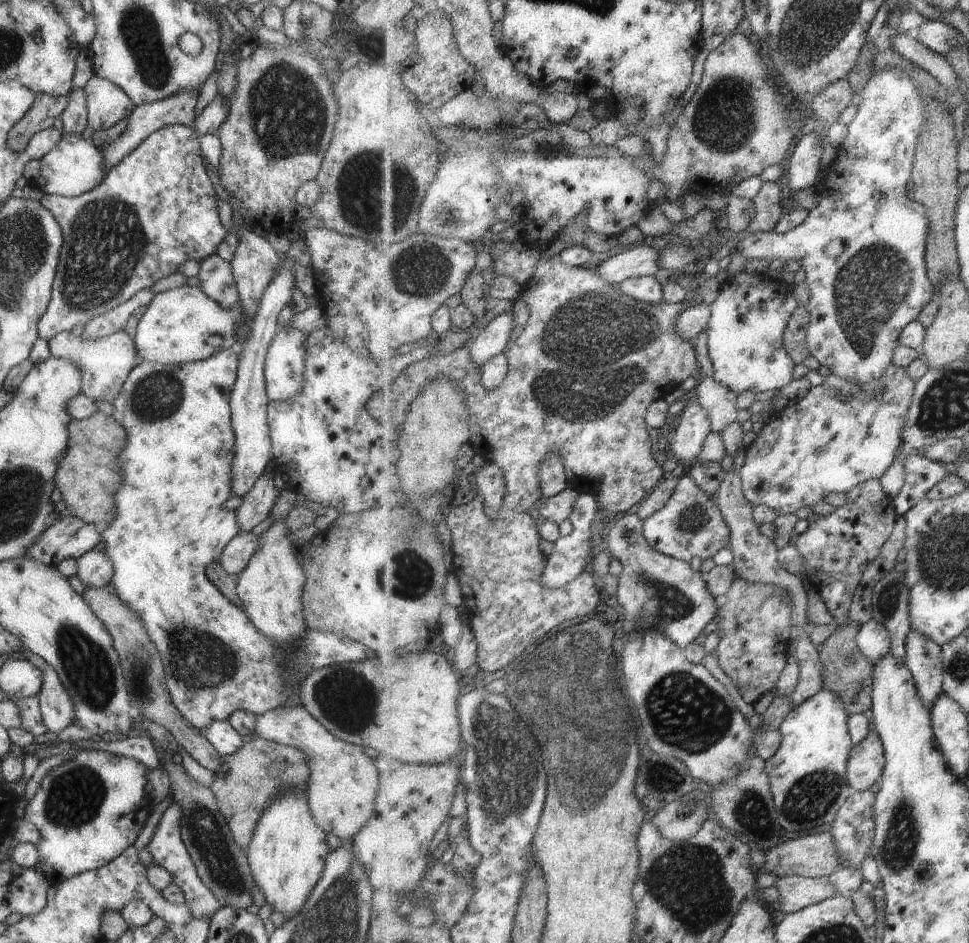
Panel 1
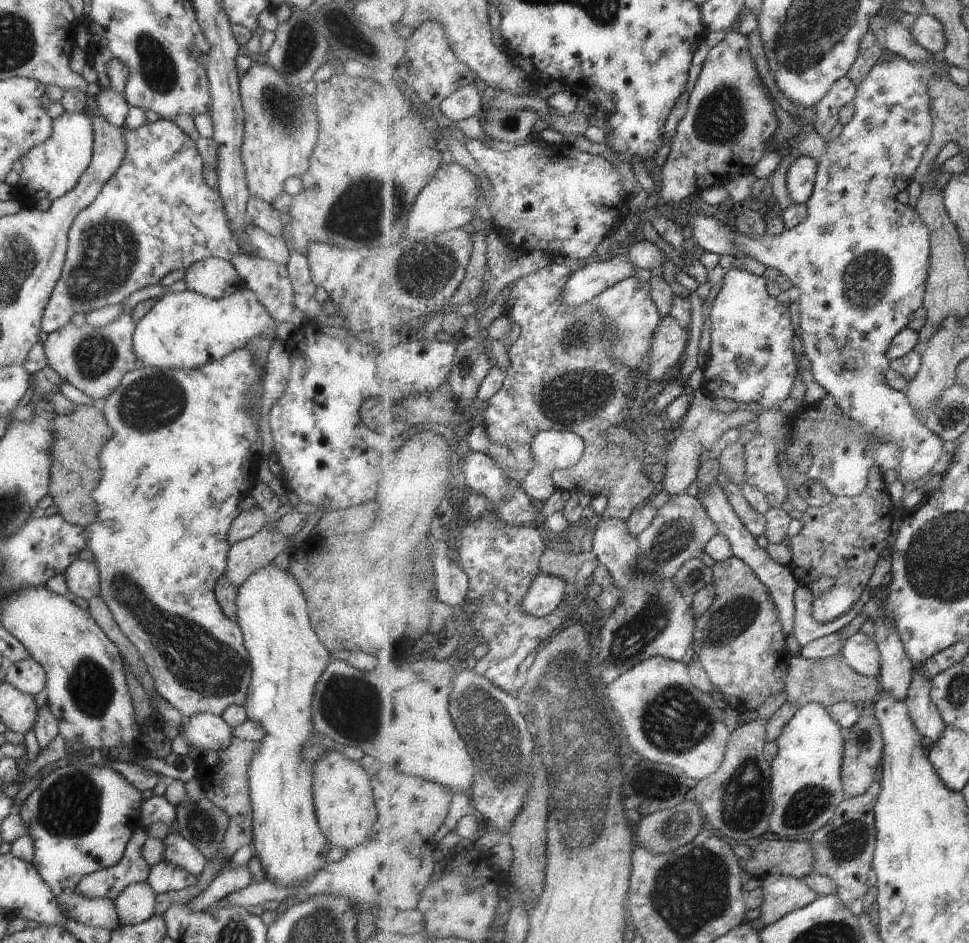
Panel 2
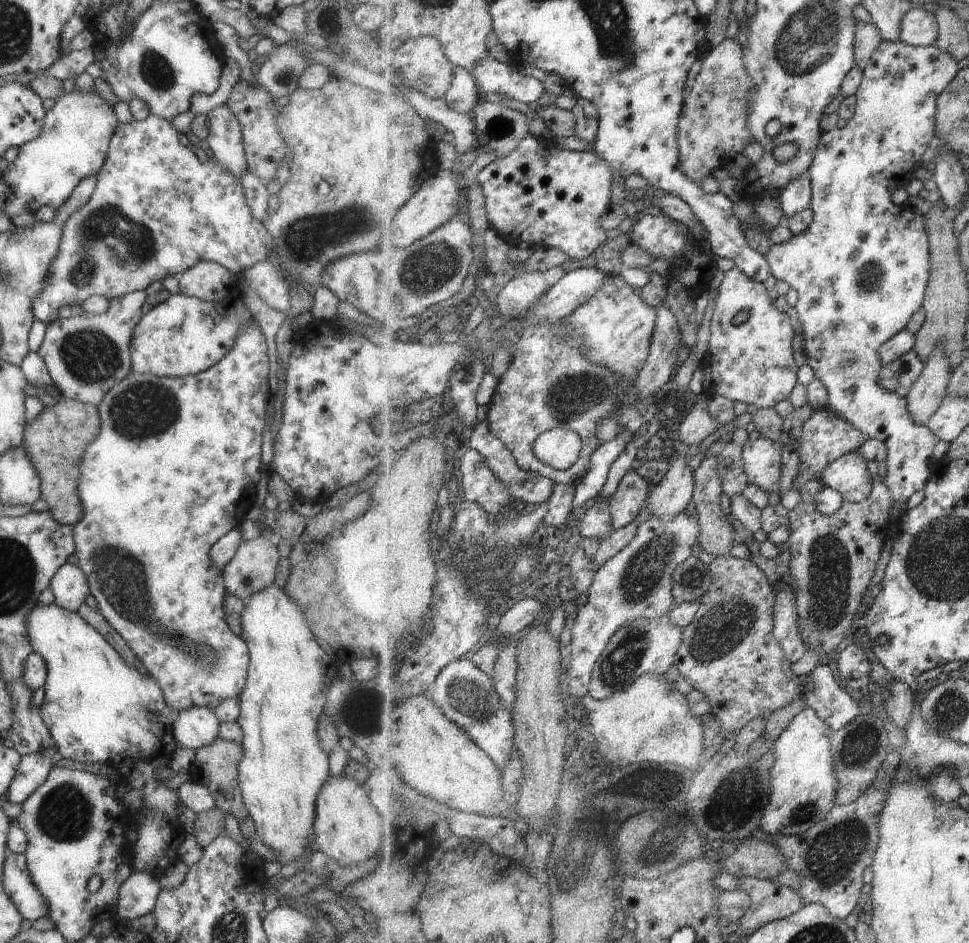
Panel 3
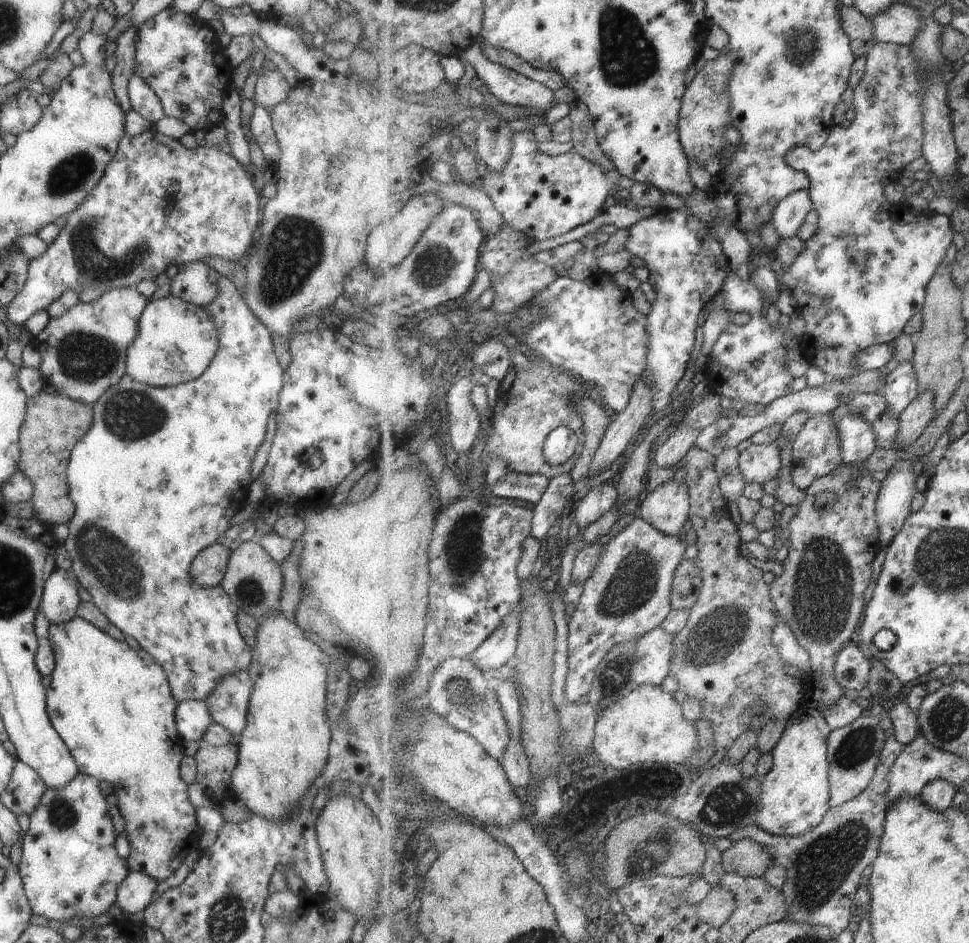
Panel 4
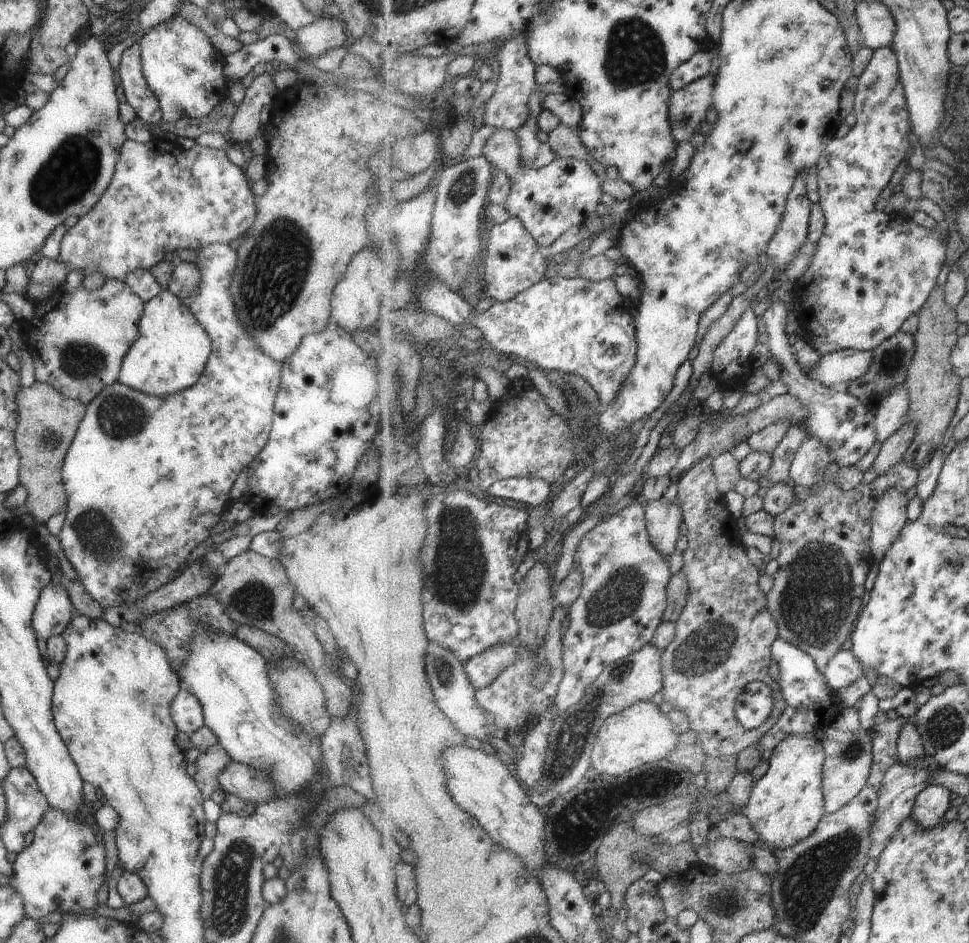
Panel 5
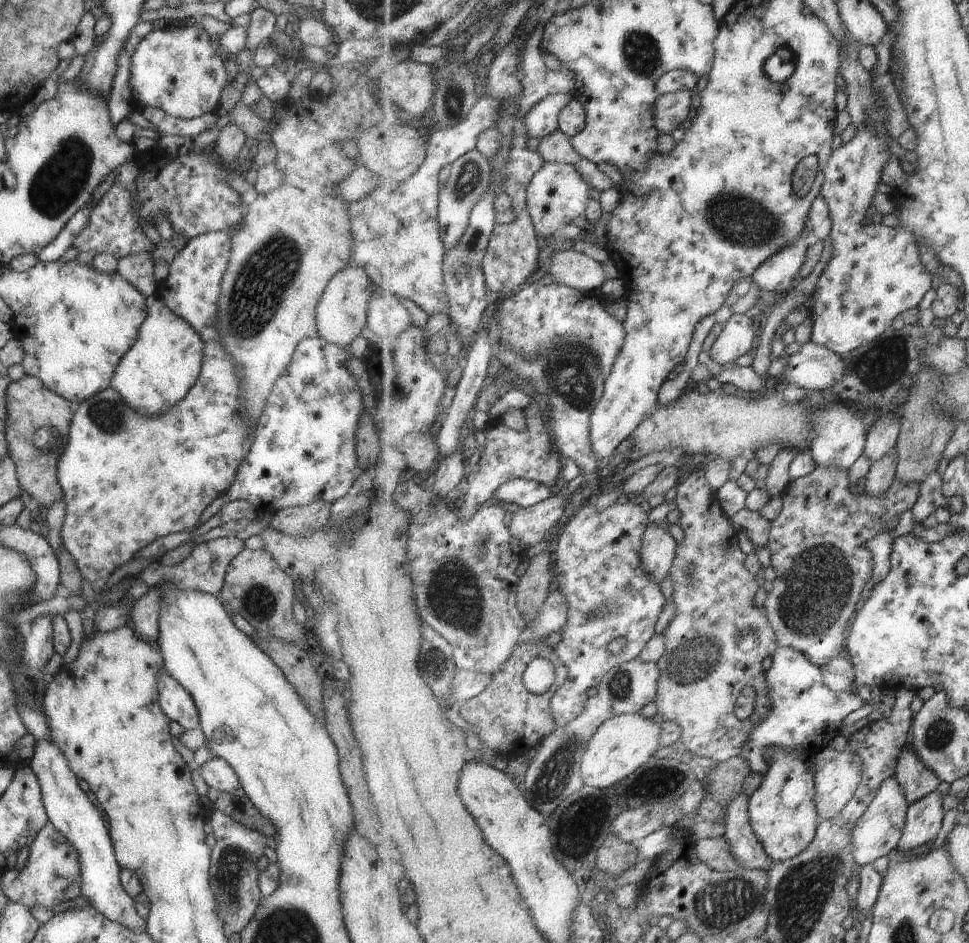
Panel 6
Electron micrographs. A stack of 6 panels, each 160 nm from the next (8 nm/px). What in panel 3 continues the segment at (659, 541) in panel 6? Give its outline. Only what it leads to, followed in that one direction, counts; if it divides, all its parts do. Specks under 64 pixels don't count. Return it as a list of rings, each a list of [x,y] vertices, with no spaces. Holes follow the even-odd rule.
[[[676,452],[673,459],[669,461],[669,470],[663,479],[656,485],[651,487],[650,498],[647,500],[647,506],[652,514],[665,521],[676,518],[679,513],[682,513],[689,502],[693,501],[694,497],[694,471],[687,464],[688,458],[681,453]]]

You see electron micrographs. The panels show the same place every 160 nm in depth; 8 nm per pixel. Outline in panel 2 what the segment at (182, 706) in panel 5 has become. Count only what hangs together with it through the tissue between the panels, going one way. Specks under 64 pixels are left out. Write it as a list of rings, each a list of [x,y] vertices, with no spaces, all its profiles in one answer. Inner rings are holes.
[[[197,713],[183,719],[180,732],[170,741],[170,748],[179,756],[187,755],[189,749],[218,751],[232,738],[232,728],[219,715]]]

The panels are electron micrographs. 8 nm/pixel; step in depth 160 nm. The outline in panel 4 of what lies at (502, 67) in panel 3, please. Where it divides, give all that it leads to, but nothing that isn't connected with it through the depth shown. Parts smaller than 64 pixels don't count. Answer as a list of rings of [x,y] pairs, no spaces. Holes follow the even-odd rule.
[[[476,41],[468,50],[465,50],[465,53],[460,55],[460,58],[463,63],[469,63],[473,66],[477,75],[476,82],[486,87],[486,91],[492,93],[501,104],[521,105],[523,107],[541,109],[544,112],[547,112],[554,106],[553,102],[555,102],[555,99],[553,100],[553,96],[555,94],[553,94],[553,90],[550,90],[539,82],[534,82],[531,78],[527,78],[527,76],[519,74],[519,72],[514,72],[511,68],[507,68],[507,66],[491,62],[483,54],[479,42]]]

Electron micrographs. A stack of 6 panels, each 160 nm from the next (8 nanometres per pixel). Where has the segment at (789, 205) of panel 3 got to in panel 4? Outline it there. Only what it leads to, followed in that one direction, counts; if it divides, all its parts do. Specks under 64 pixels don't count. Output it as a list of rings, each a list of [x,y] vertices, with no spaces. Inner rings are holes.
[[[803,188],[801,191],[790,194],[777,206],[772,224],[781,238],[798,237],[801,226],[807,221],[807,216],[814,210],[810,198],[810,191]]]

